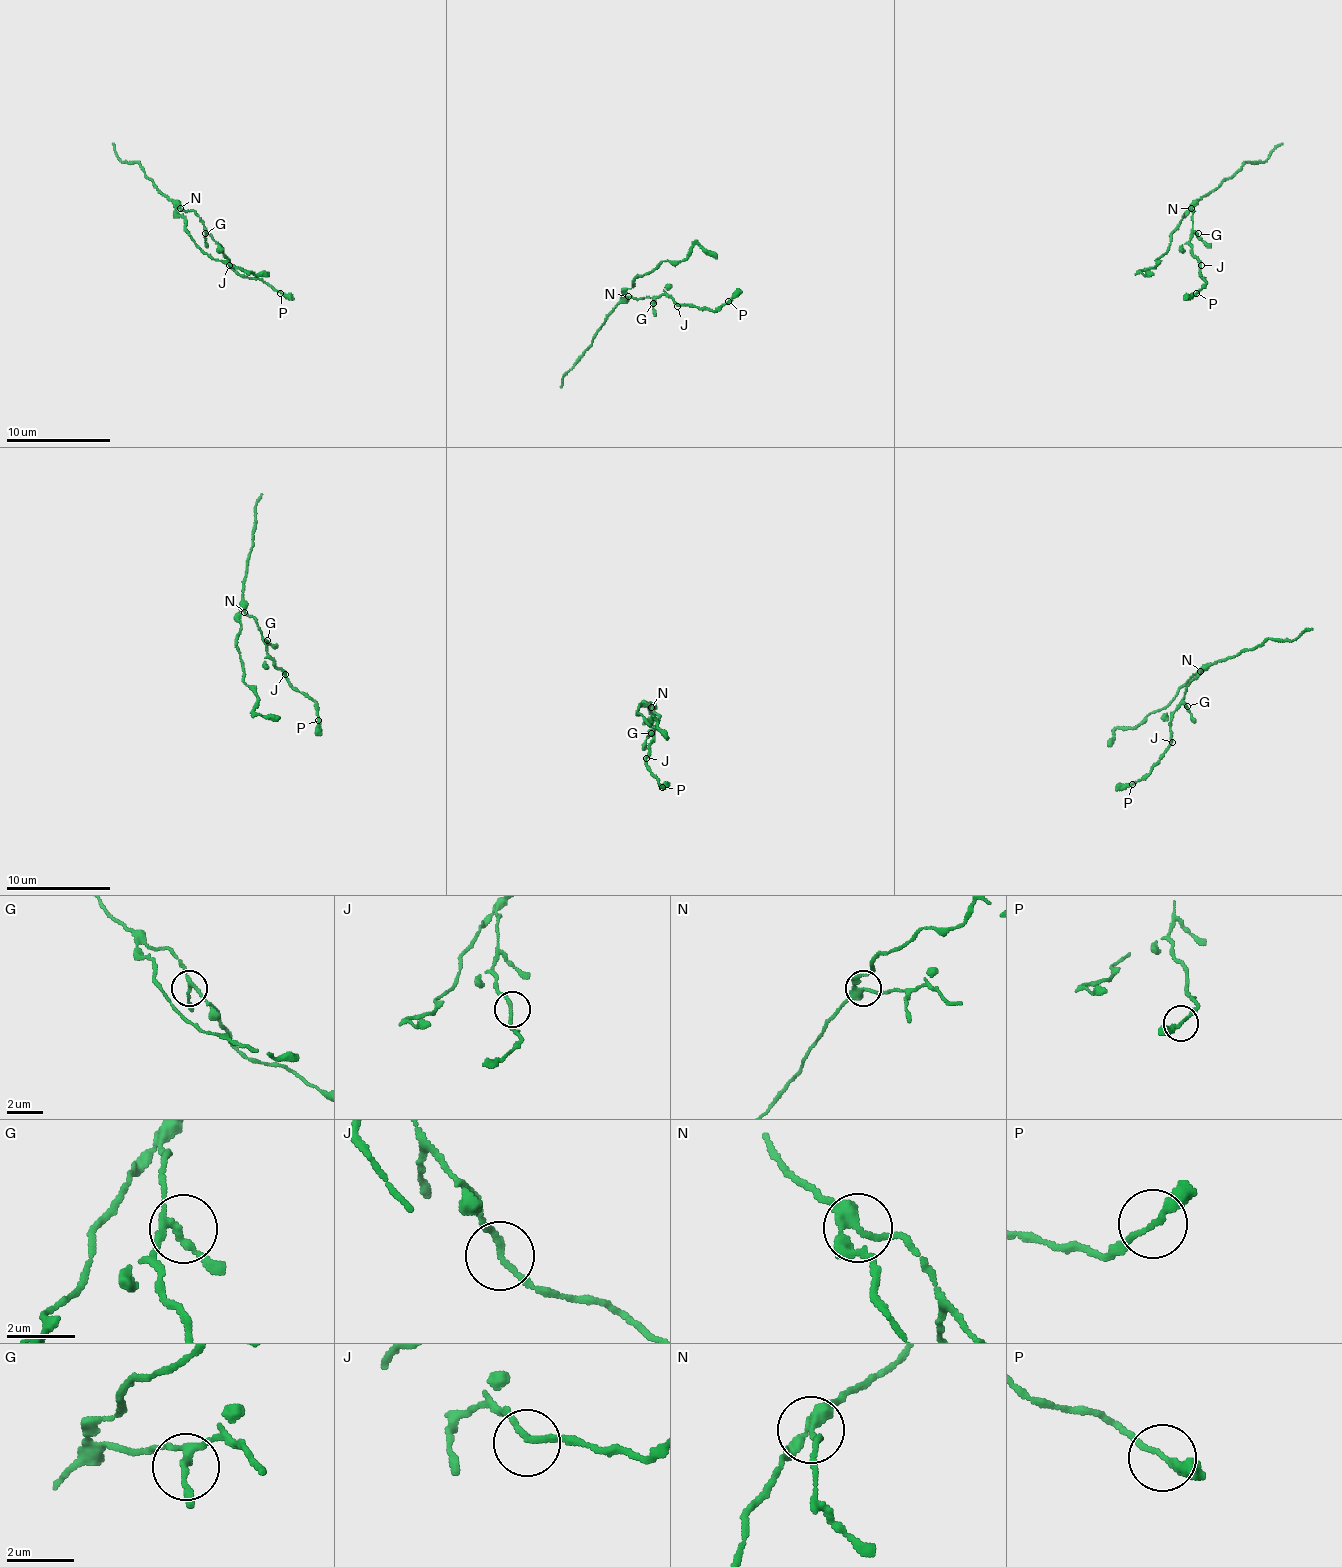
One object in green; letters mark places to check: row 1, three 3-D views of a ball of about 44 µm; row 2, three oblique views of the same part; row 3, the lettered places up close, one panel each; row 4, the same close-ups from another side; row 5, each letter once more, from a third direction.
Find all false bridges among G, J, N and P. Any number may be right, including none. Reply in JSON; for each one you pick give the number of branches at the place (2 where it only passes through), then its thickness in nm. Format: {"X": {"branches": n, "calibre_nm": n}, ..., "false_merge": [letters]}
{"N": {"branches": 3, "calibre_nm": 280}, "false_merge": ["N"]}

